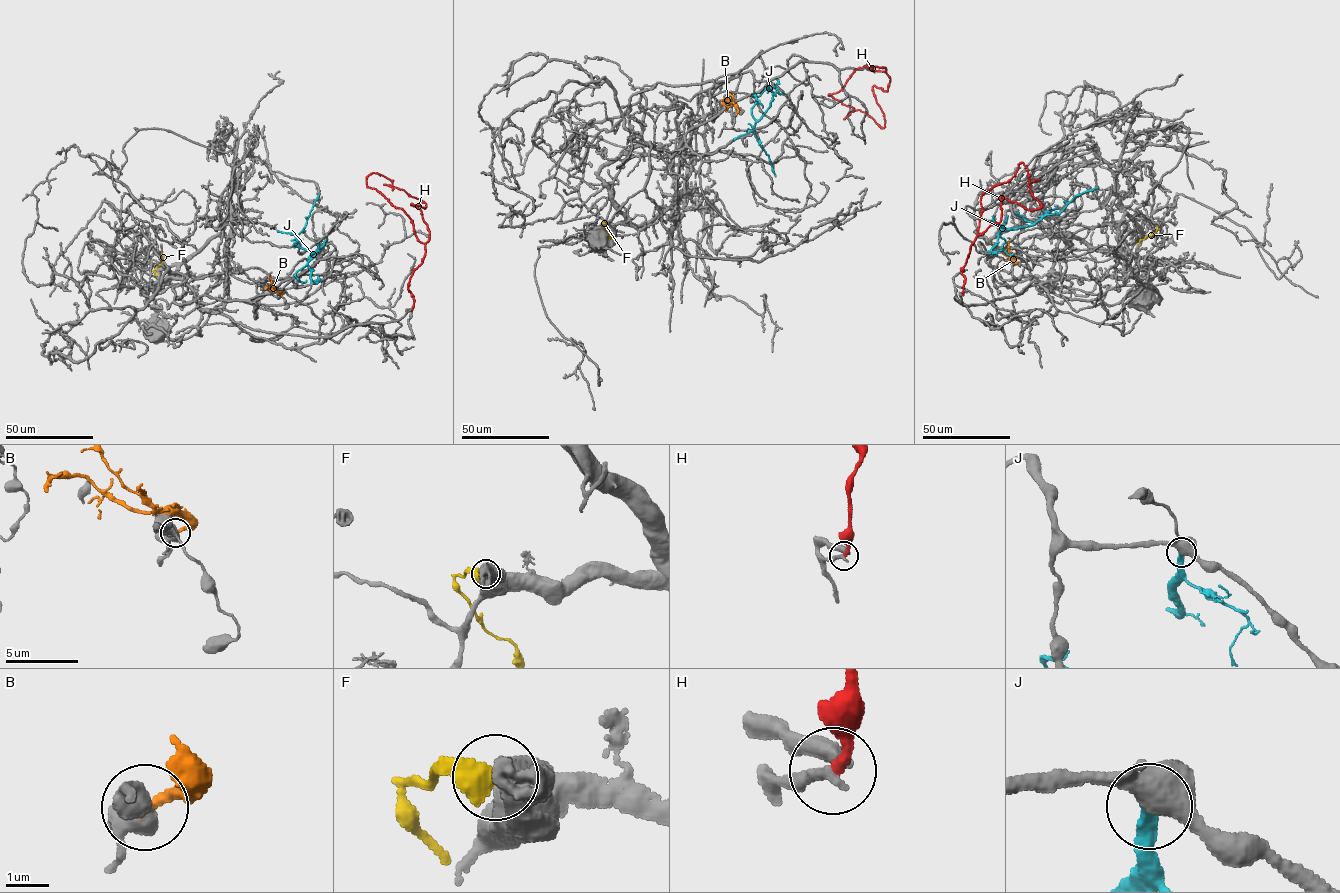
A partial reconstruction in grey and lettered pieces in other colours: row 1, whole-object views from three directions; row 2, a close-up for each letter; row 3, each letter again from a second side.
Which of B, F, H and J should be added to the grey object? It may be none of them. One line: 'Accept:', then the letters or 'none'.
Accept: H

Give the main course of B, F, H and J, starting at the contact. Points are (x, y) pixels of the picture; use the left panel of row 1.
B: (281, 294), (268, 276)
F: (157, 274), (153, 271), (161, 264), (161, 251)
H: (412, 309), (409, 281), (425, 245), (407, 214), (368, 187), (366, 178), (379, 174), (415, 197)
J: (311, 282), (308, 263), (314, 254), (302, 249), (297, 236), (320, 193)

